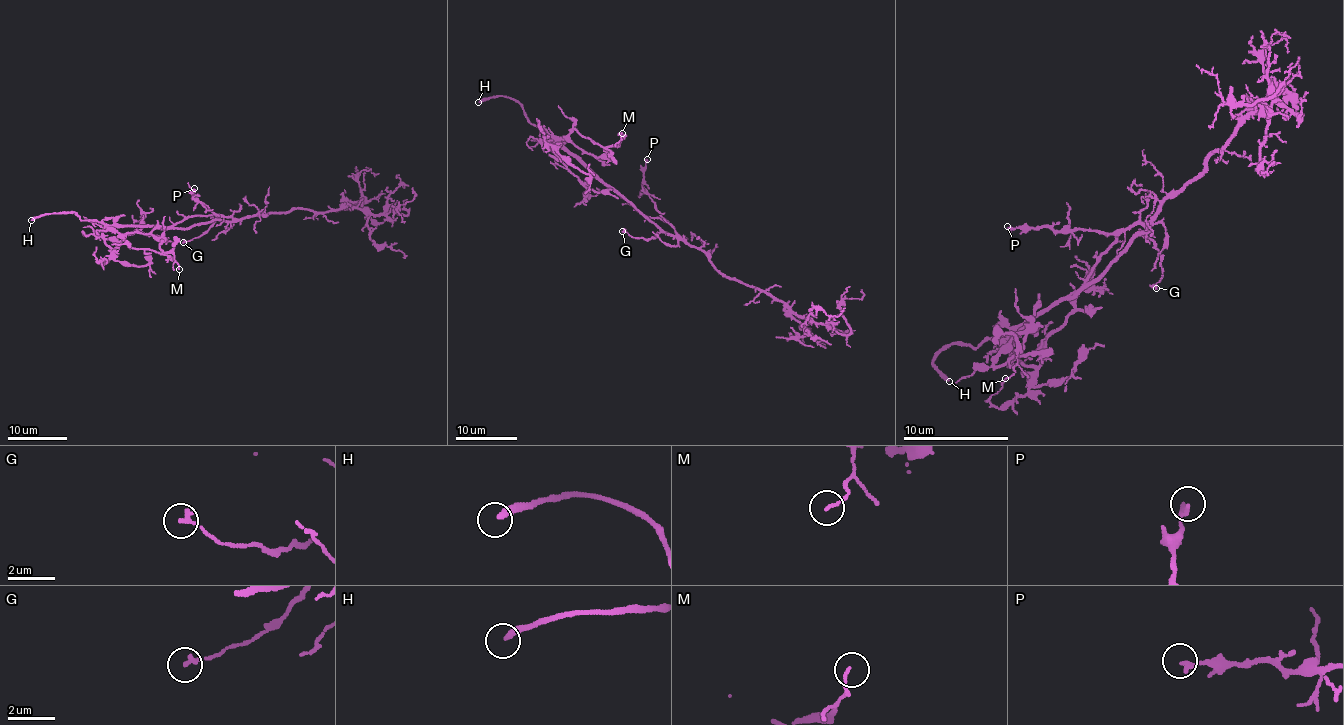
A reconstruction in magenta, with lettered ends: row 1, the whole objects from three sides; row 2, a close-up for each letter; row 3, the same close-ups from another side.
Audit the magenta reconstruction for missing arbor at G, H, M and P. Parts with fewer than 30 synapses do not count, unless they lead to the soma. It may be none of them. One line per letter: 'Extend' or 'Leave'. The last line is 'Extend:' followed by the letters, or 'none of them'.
G: Leave
H: Extend
M: Leave
P: Leave
Extend: H

